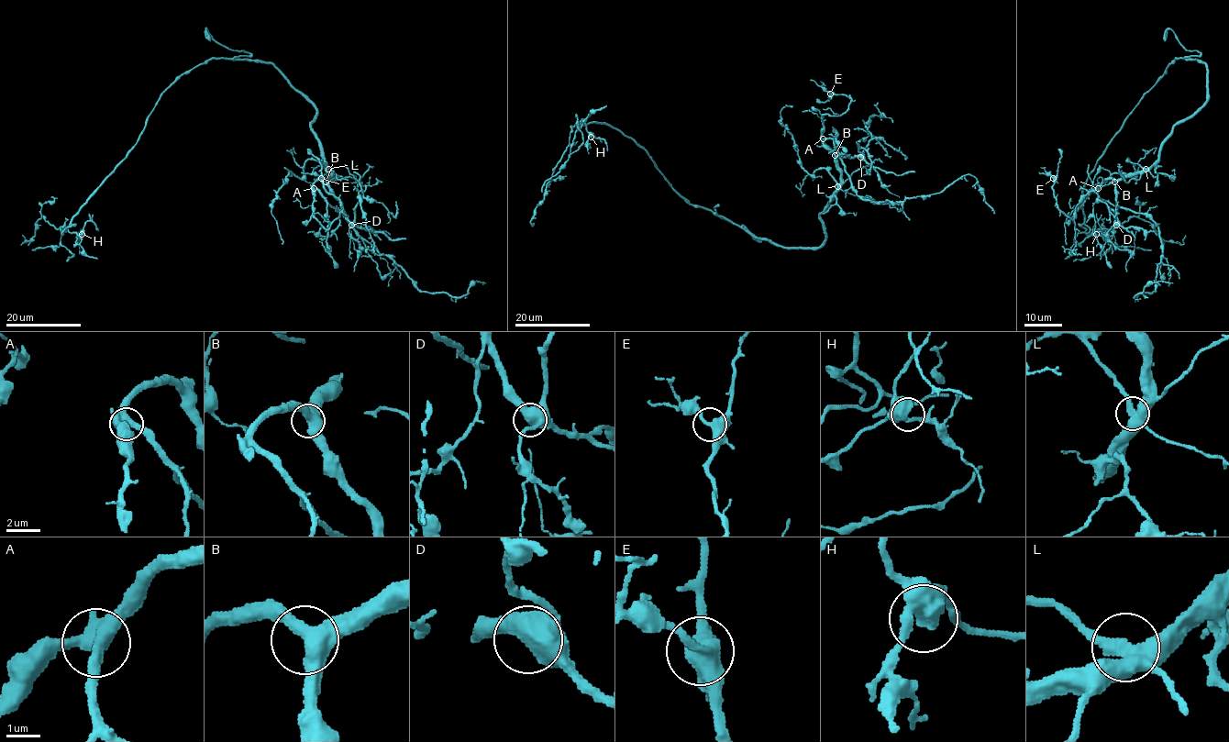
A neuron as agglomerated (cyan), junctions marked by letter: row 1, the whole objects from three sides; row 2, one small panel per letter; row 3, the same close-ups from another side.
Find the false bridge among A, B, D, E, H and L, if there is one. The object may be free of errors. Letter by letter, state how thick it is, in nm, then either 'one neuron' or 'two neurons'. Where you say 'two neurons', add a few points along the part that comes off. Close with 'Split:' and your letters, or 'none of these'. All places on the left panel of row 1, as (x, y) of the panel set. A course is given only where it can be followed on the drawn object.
A: 460 nm thick; one neuron
B: 420 nm thick; one neuron
D: 440 nm thick; one neuron
E: 400 nm thick; one neuron
H: 480 nm thick; one neuron
L: 440 nm thick; one neuron
Split: none of these

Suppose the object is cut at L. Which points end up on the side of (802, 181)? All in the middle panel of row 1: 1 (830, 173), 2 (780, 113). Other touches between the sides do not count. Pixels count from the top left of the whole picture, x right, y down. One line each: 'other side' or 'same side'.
1: same side
2: same side

